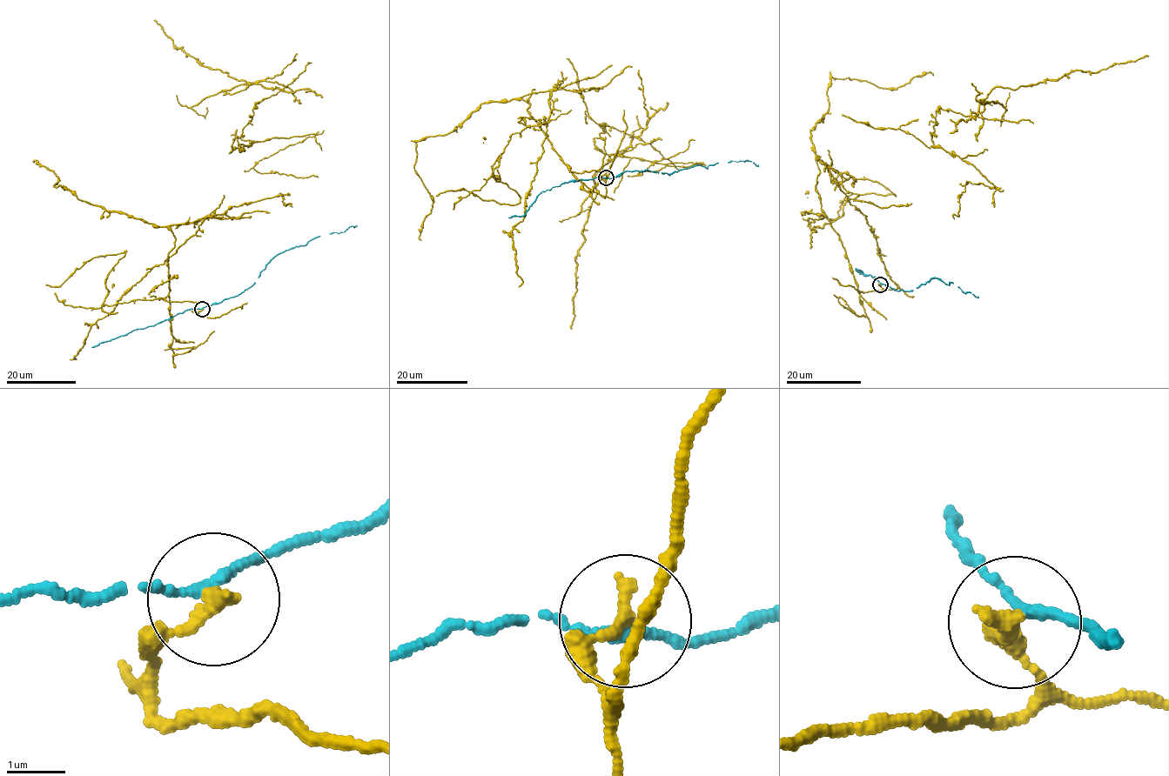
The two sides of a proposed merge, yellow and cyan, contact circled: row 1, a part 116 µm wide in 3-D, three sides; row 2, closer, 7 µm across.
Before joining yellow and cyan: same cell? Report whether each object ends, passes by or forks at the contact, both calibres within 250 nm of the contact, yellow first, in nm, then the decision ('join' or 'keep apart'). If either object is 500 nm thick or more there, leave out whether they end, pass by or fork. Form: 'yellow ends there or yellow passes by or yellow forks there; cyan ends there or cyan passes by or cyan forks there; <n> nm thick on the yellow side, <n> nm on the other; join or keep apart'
yellow ends there; cyan passes by; 260 nm thick on the yellow side, 160 nm on the other; keep apart

